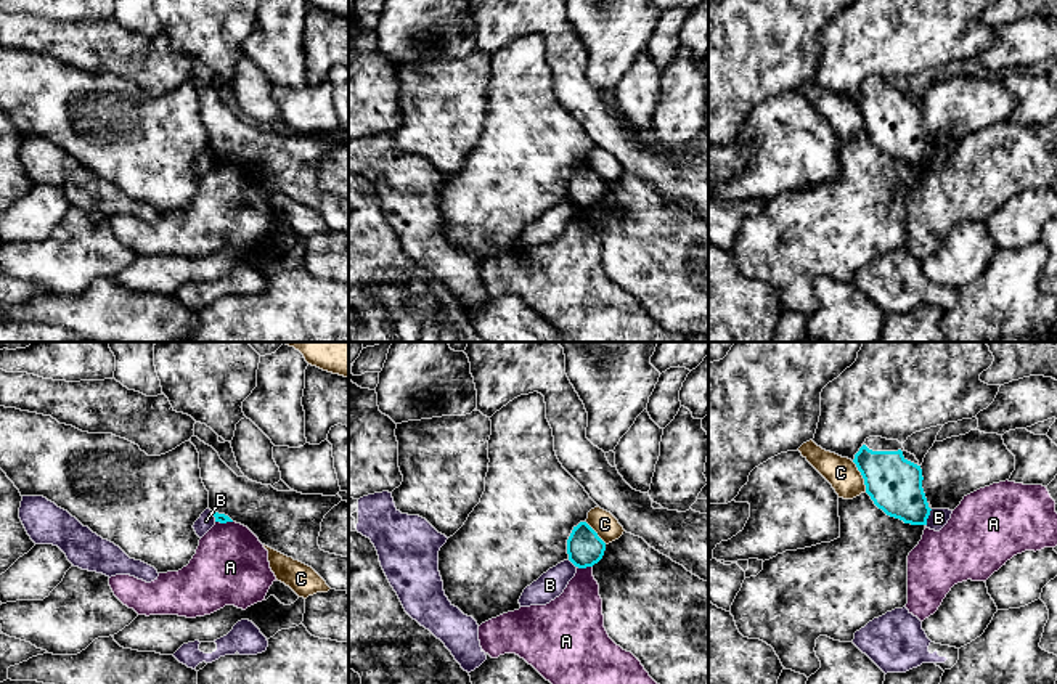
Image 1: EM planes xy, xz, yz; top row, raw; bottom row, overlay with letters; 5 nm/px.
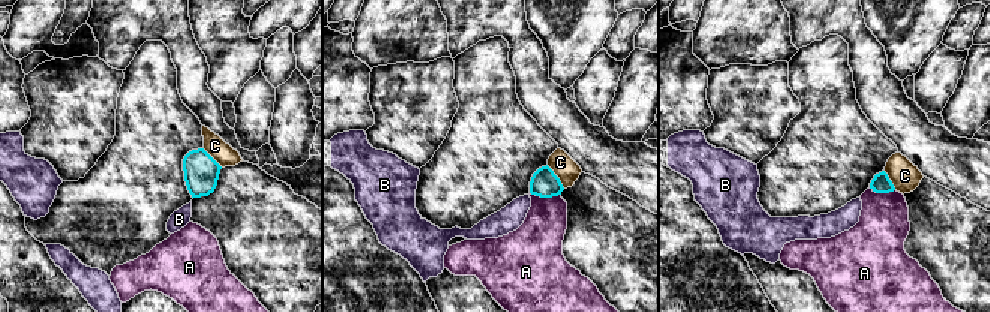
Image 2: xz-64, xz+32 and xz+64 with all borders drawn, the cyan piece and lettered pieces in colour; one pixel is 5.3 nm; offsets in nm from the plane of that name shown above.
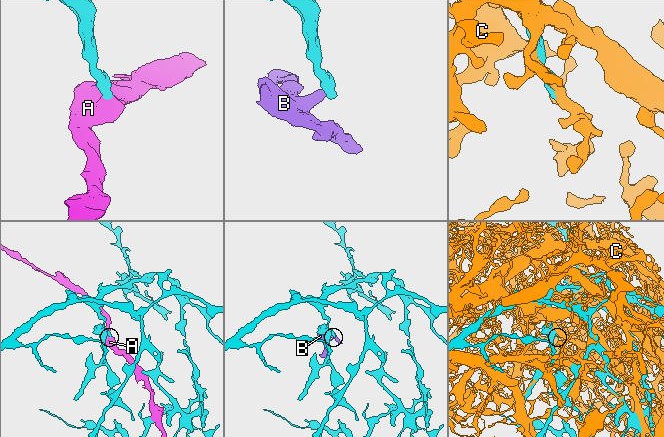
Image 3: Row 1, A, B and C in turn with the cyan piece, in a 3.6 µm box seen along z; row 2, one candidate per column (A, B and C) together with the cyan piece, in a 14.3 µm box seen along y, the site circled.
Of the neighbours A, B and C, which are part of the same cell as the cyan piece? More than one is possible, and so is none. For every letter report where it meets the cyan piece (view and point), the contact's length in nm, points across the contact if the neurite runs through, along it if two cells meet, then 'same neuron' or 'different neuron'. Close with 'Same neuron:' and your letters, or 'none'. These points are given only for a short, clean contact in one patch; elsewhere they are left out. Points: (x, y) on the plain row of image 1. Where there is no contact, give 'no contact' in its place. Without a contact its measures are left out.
A: meets cyan in xz at (585, 207); contact 80 nm long; border along xz (577, 206), (591, 207); different neuron
B: meets cyan in yz at (927, 158); contact 90 nm long; border along yz (932, 150), (926, 166); different neuron
C: meets cyan in yz at (863, 118); contact 180 nm long; different neuron
Same neuron: none

